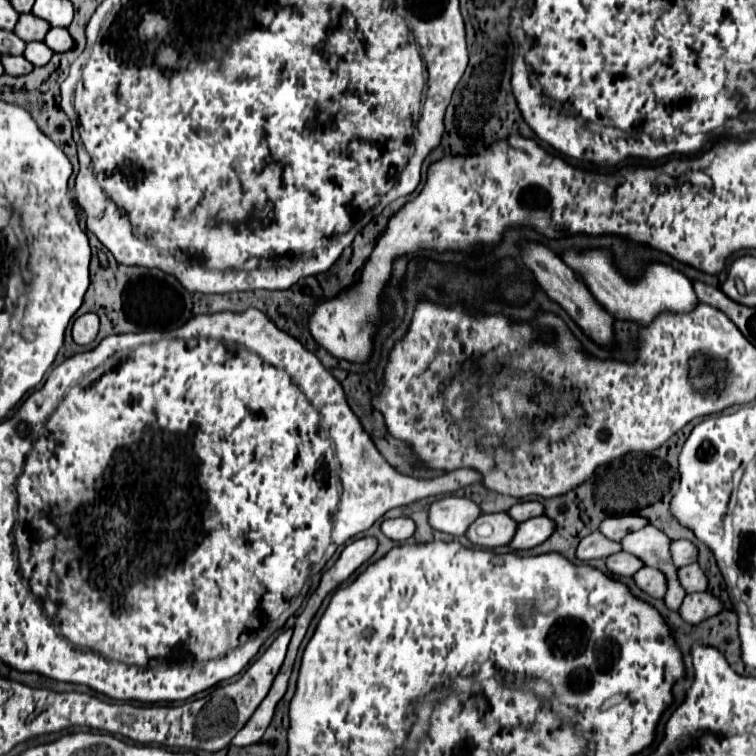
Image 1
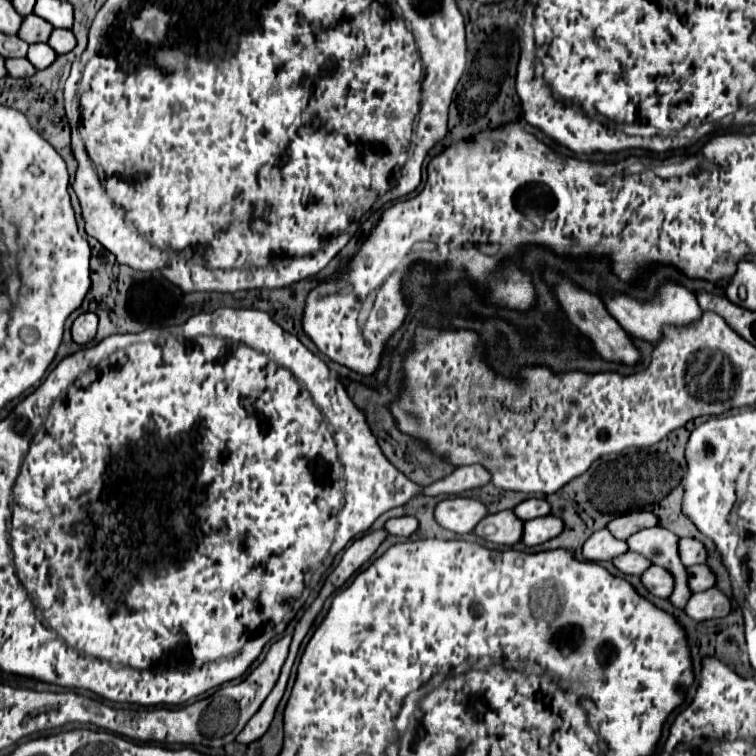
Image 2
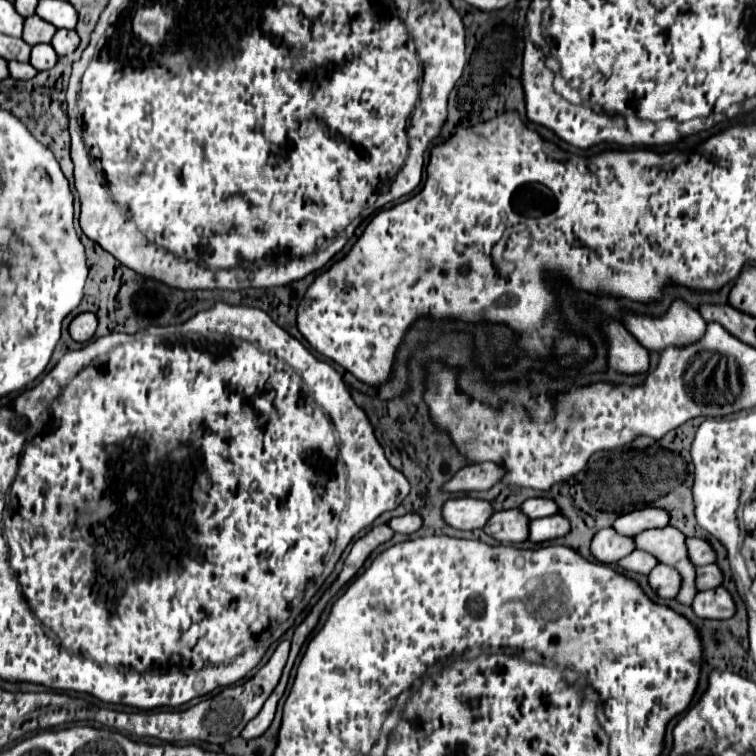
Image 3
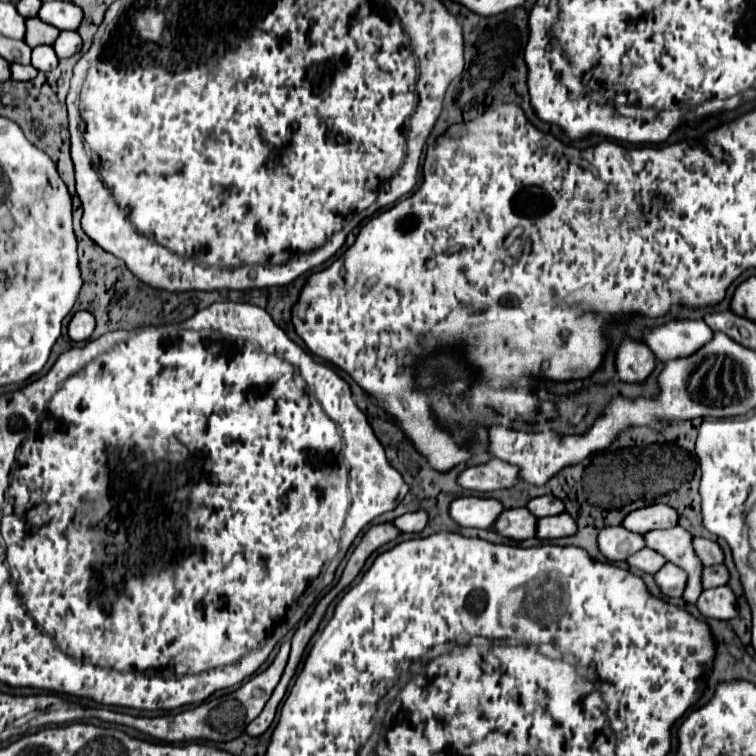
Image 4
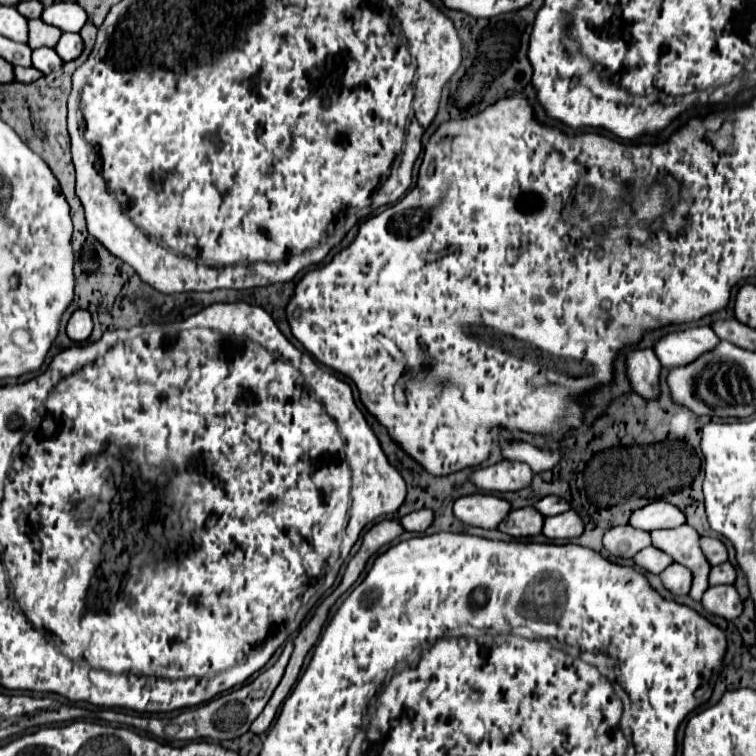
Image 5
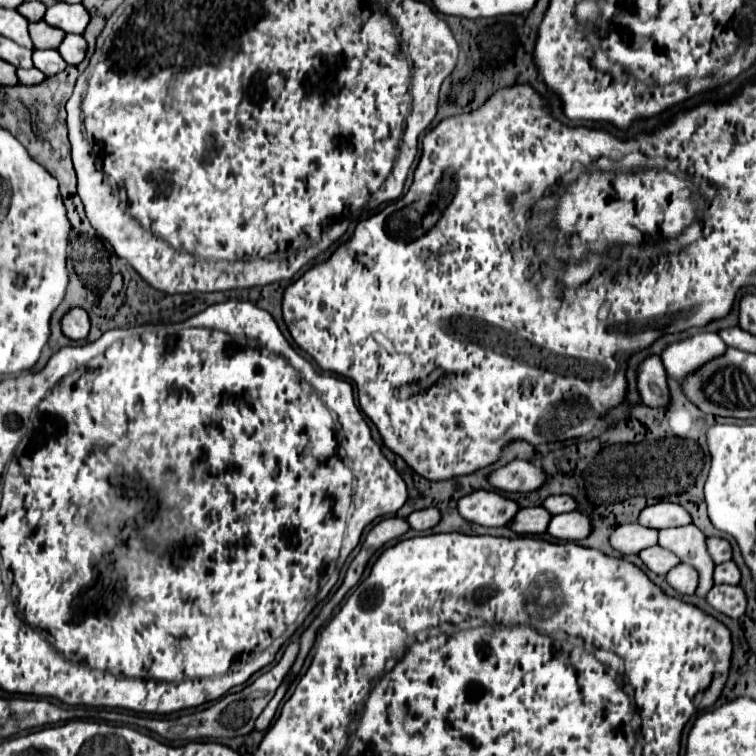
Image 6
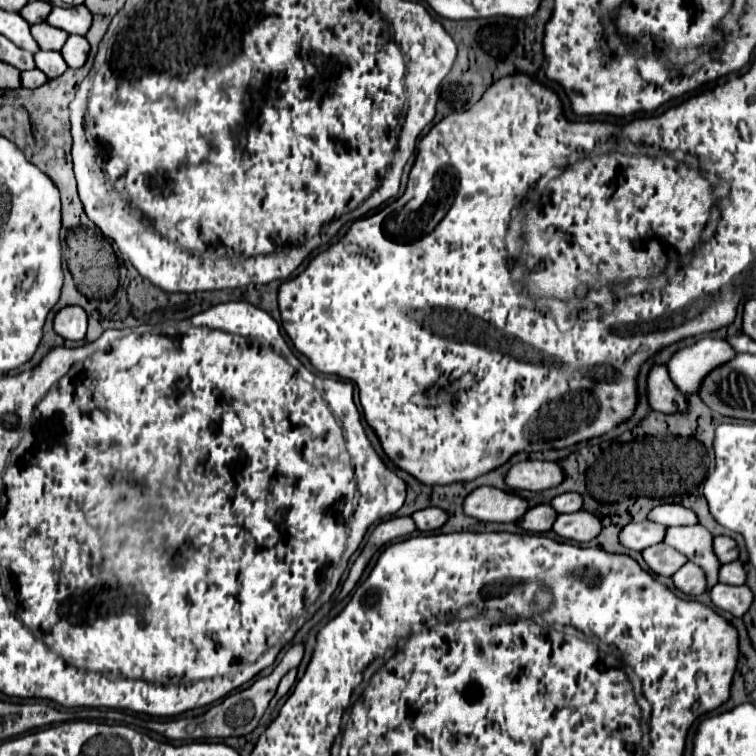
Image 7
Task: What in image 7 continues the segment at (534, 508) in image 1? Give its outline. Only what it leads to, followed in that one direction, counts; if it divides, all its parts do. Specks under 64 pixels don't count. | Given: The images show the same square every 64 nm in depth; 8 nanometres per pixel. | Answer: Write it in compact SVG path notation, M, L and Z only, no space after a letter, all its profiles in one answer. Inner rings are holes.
M568 492L568 494L560 494L556 498L550 500L550 506L562 514L562 512L578 512L582 508L582 496L576 492Z

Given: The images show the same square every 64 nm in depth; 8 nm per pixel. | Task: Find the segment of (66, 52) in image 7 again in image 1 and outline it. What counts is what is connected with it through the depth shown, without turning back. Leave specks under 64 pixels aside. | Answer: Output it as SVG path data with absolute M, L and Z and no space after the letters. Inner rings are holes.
M50 28L44 42L54 52L66 52L66 50L70 50L74 46L74 40L70 38L66 28Z

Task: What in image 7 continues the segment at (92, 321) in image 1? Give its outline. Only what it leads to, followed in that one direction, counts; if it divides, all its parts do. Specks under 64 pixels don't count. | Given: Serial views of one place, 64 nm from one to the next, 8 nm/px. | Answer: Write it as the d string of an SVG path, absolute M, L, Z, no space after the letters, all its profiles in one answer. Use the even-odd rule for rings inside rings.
M66 306L54 318L54 330L66 340L86 338L88 316L80 306Z

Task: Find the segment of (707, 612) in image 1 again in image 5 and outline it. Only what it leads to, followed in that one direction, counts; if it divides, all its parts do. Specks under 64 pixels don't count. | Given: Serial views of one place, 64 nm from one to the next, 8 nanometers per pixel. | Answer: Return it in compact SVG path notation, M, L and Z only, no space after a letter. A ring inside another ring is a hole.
M712 586L702 596L702 608L729 621L742 614L742 602L734 586Z

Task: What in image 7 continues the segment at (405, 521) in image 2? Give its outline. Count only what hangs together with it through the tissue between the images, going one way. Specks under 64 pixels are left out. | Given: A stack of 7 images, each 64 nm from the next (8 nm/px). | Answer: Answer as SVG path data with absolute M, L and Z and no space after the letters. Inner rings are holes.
M424 508L414 512L412 520L420 532L432 532L446 522L446 512L440 508Z

